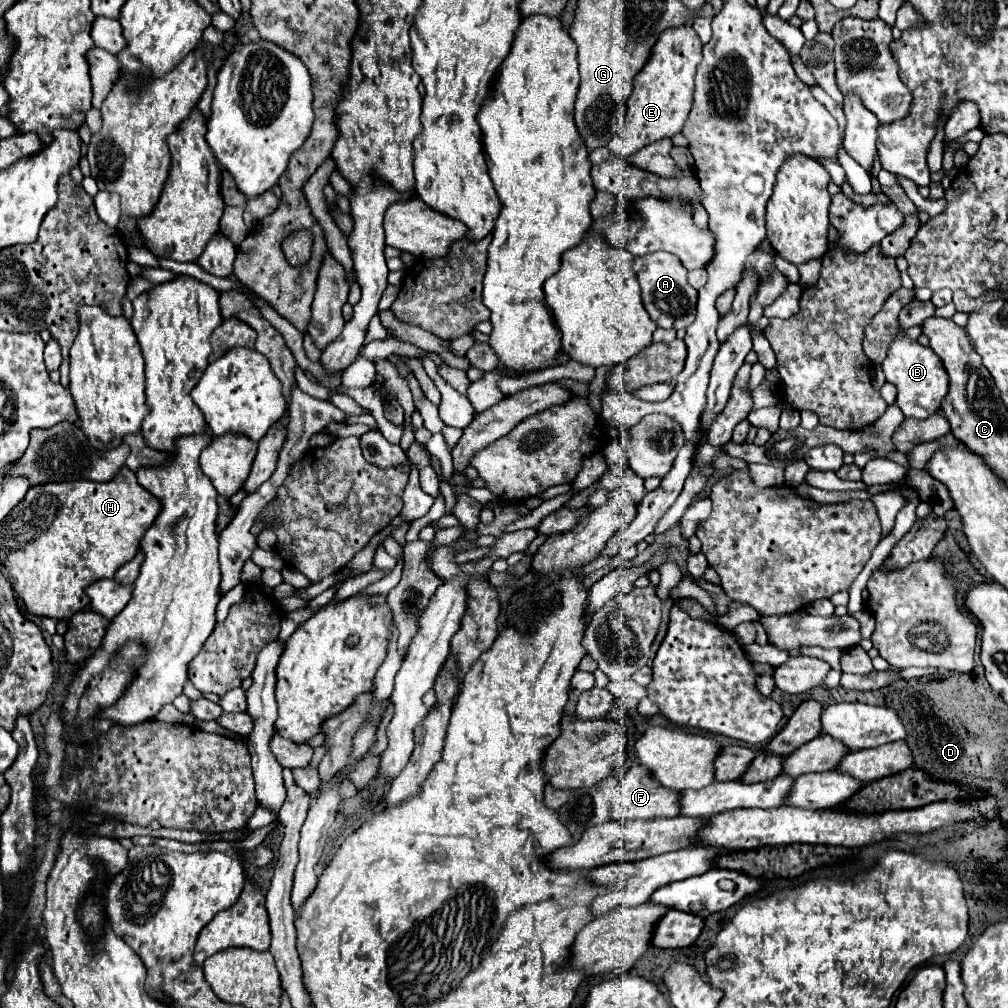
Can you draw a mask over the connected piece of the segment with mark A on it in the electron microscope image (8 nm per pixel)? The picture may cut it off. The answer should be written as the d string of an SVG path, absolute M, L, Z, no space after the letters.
M652 252L644 258L634 258L634 274L642 288L642 302L650 318L660 328L688 328L696 318L698 292L686 282L686 268L670 252Z

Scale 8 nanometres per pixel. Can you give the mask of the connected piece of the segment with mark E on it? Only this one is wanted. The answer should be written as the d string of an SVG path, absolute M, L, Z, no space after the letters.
M670 28L662 32L658 44L652 50L650 62L636 74L634 92L628 100L628 112L622 130L612 138L610 152L616 156L632 156L640 148L672 138L686 122L694 92L696 66L702 60L702 44L694 28Z

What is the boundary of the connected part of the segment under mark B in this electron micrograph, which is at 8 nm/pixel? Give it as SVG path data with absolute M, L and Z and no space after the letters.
M898 334L890 342L886 360L882 362L882 370L886 380L898 390L896 406L902 410L904 416L912 416L918 420L932 416L940 408L940 402L948 392L948 374L942 366L942 360L938 360L938 356L934 356L930 348L918 344L916 340L910 340L904 334Z

